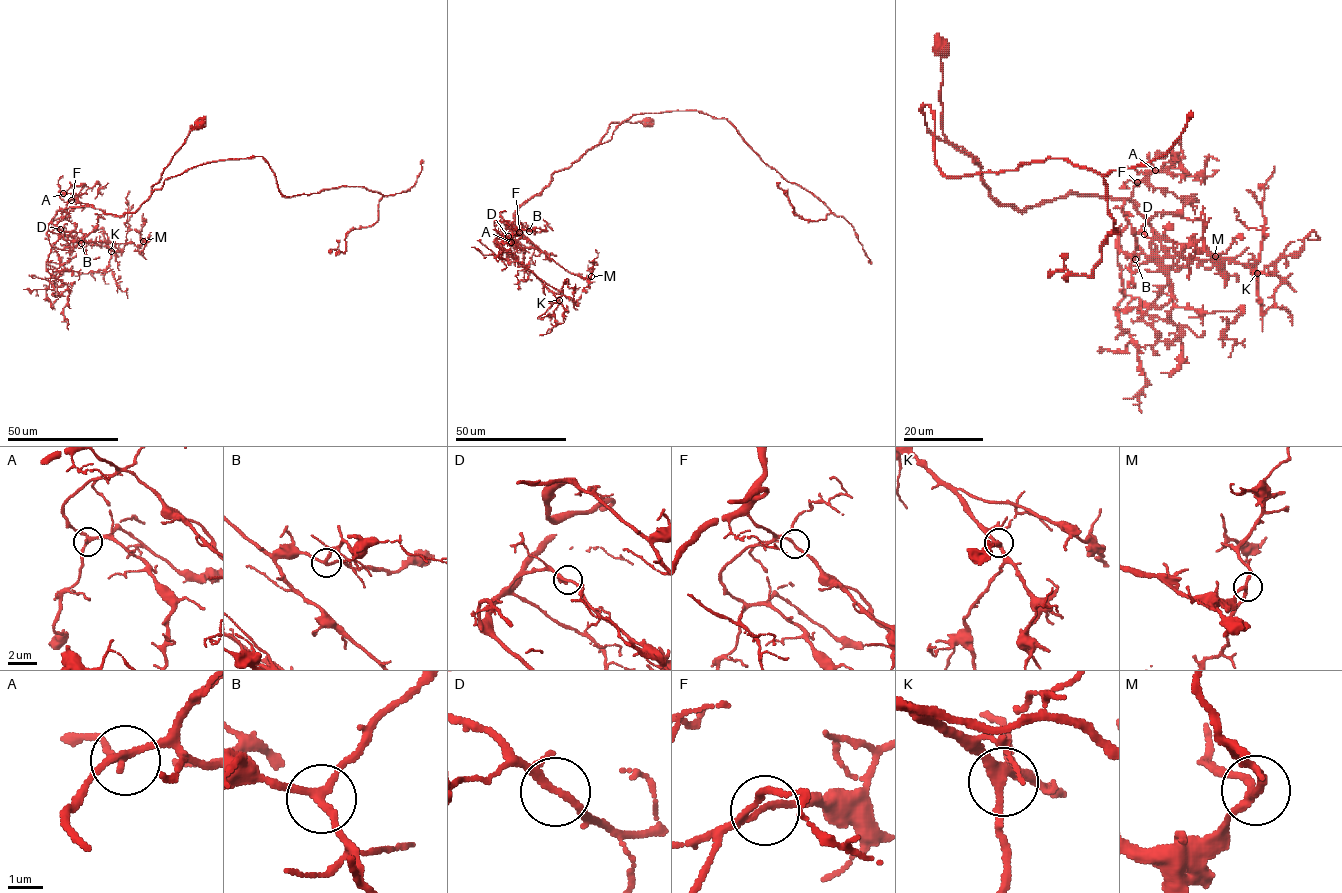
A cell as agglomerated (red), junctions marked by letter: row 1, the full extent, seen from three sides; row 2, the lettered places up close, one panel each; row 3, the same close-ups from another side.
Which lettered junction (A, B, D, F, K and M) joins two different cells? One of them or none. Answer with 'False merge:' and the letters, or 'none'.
False merge: none

